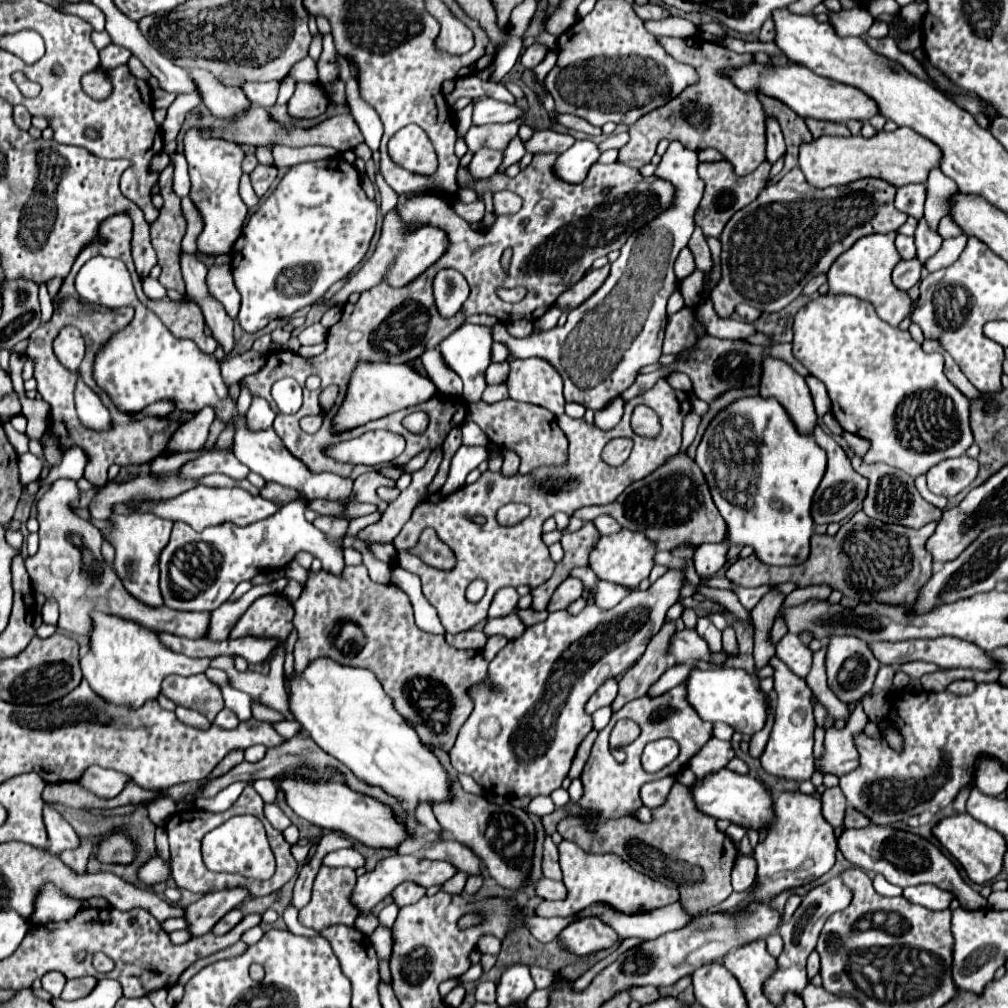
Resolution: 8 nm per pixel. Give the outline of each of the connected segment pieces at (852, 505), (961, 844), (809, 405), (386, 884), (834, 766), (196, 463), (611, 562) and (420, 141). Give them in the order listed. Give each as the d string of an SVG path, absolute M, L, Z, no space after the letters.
M820 425L814 427L812 437L816 439L816 443L828 453L828 469L826 475L822 479L822 483L818 485L814 499L812 499L812 521L816 525L828 525L828 523L840 523L846 515L850 515L866 497L866 479L862 479L862 475L858 475L856 471L852 471L850 459L846 457L846 451L830 437L822 431Z
M966 813L946 817L932 827L932 835L950 851L954 859L960 861L960 865L974 883L986 883L1002 871L1002 855L1006 851L1006 841L1002 841L1002 835L998 835L998 831L978 823L974 817Z
M766 357L762 361L760 395L776 397L804 435L810 435L810 427L818 423L806 379L782 359Z
M394 855L394 857L388 857L388 859L380 861L372 873L366 873L366 875L358 877L358 881L352 889L350 901L354 903L356 909L370 911L376 903L380 903L386 895L390 895L394 891L394 887L398 887L404 881L414 881L422 887L432 887L432 885L446 883L456 873L458 873L458 869L448 861L428 861L428 859L422 859L422 857L416 857L416 855Z
M856 707L844 729L828 731L824 737L824 753L820 759L814 761L816 771L820 773L832 773L836 777L850 773L854 767L858 767L858 753L854 751L854 739L852 735L862 731L868 723L868 717L862 707Z
M228 449L208 451L208 453L200 455L198 459L186 463L180 469L182 477L192 477L192 479L200 479L200 477L210 475L210 473L224 473L224 475L230 475L232 479L246 479L250 469L246 465L242 465L234 457L234 453Z
M620 529L618 533L604 535L598 539L594 549L590 551L590 569L602 581L610 581L610 583L622 585L626 589L638 589L640 581L646 579L650 575L652 567L656 565L654 555L656 555L656 545L644 533Z
M414 125L400 129L390 139L388 155L398 167L418 175L432 175L438 167L436 151L430 139L426 139L426 133Z

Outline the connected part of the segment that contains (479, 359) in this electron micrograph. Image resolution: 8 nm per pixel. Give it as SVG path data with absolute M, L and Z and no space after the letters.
M462 325L438 345L444 363L462 377L463 397L469 403L480 401L482 391L486 389L484 371L490 365L490 347L492 347L490 327L480 327L480 325Z

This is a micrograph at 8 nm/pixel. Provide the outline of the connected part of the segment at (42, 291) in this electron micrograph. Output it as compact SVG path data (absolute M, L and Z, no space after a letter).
M46 284L39 286L39 301L41 307L41 325L44 325L51 319L54 310Z

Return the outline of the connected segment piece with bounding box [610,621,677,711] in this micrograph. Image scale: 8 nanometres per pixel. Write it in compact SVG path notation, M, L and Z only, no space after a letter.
M666 621L661 630L650 640L644 655L630 667L618 681L618 697L610 705L612 711L622 709L628 701L642 697L648 687L668 669L668 647L677 627L675 621Z

